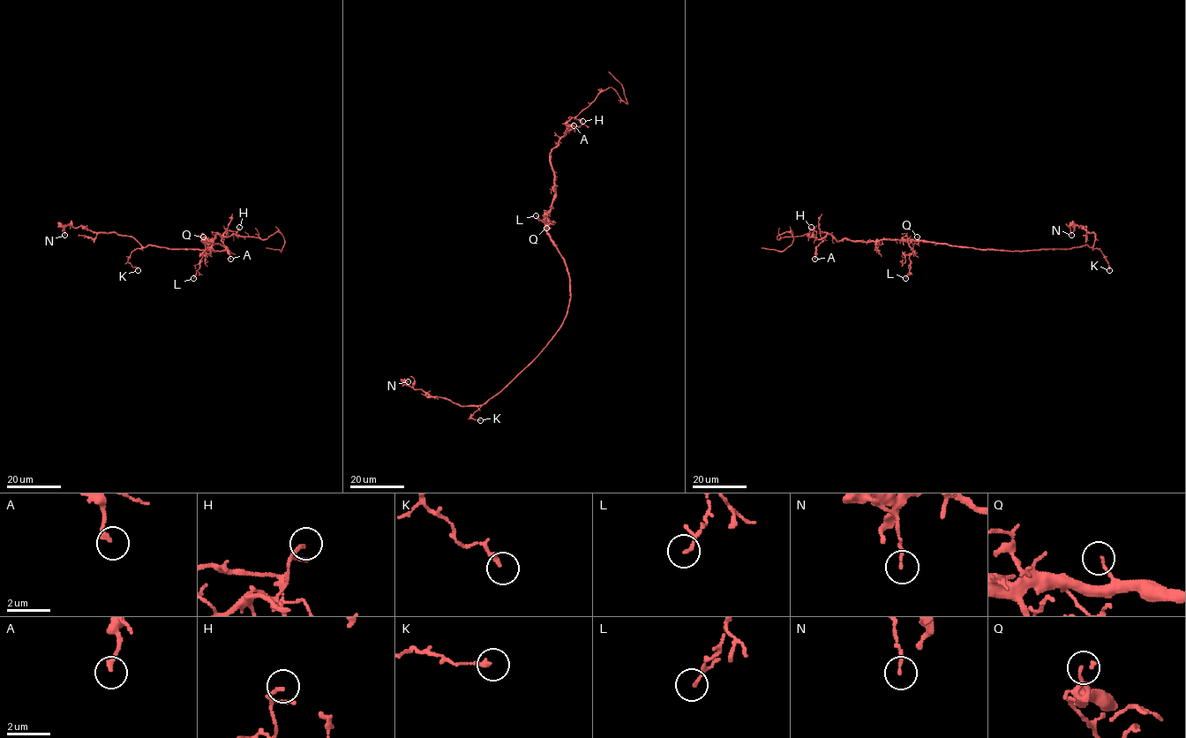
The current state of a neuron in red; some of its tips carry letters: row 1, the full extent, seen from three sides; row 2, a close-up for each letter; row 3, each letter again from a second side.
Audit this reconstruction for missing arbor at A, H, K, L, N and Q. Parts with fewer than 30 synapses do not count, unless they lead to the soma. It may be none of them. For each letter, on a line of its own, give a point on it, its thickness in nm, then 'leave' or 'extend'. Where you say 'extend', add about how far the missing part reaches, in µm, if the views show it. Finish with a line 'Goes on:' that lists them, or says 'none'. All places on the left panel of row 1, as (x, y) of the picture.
A: place (230, 259); calibre 200 nm; leave
H: place (239, 227); calibre 110 nm; leave
K: place (138, 270); calibre 220 nm; leave
L: place (193, 278); calibre 90 nm; leave
N: place (64, 235); calibre 140 nm; leave
Q: place (203, 237); calibre 110 nm; leave
Goes on: none

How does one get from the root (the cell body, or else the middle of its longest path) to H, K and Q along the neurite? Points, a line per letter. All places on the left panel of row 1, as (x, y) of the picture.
H: (221, 244), (203, 240), (211, 242), (207, 238), (212, 241), (217, 234), (223, 238), (236, 234), (239, 227)
K: (221, 244), (228, 249), (168, 249), (150, 244), (136, 248), (128, 261), (138, 270)
Q: (221, 244), (207, 242), (203, 237)

